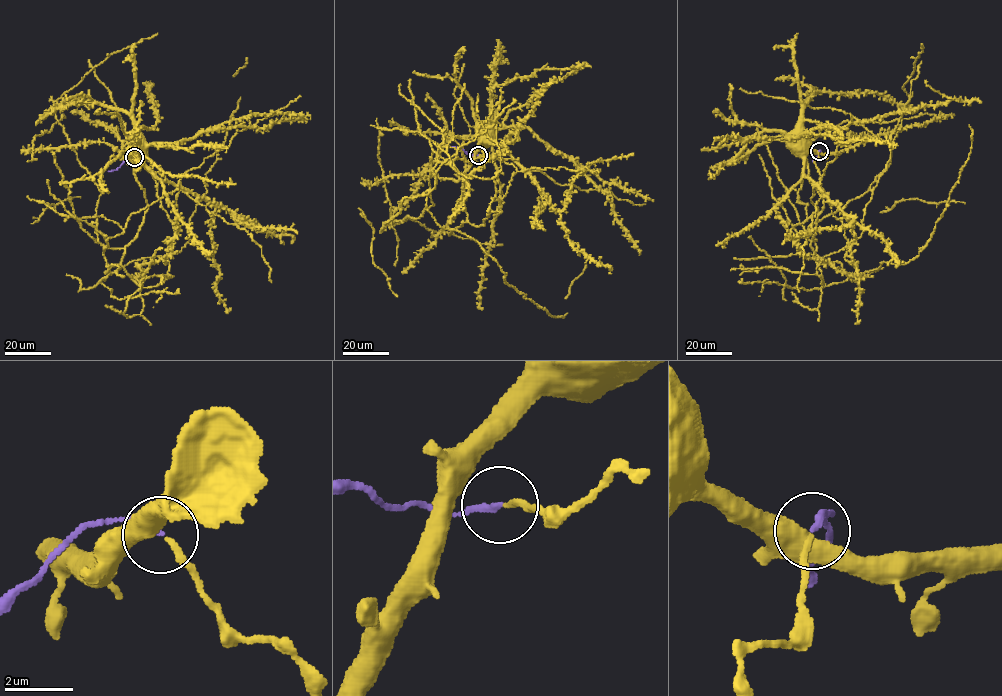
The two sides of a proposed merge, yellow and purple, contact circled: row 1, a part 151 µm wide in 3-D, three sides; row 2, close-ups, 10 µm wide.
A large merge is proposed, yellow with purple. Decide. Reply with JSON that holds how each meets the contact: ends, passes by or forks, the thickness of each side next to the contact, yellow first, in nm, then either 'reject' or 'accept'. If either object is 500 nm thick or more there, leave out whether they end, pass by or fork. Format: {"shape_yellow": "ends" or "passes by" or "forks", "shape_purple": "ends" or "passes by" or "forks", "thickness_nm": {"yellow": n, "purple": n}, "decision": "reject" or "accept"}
{"shape_yellow": "passes by", "shape_purple": "ends", "thickness_nm": {"yellow": 130, "purple": 190}, "decision": "accept"}

